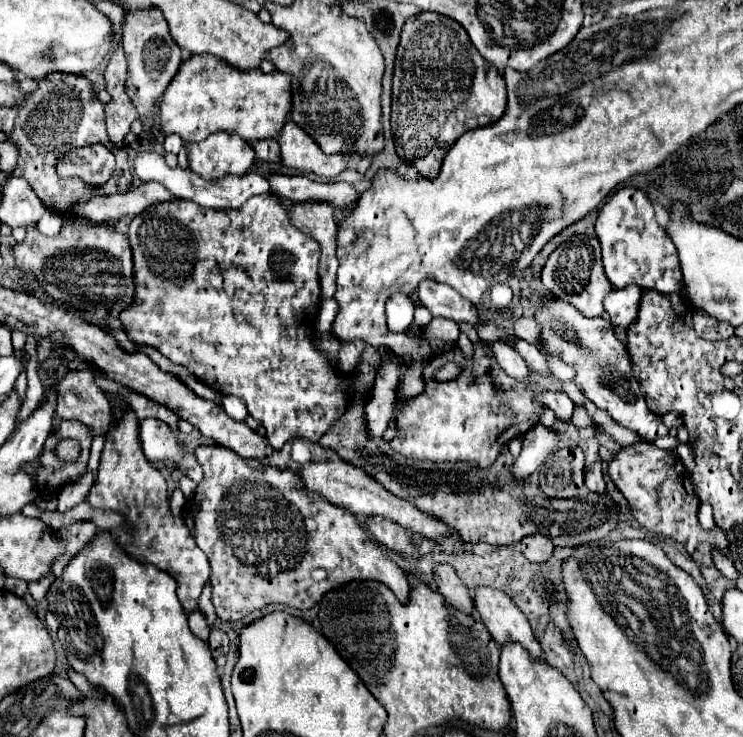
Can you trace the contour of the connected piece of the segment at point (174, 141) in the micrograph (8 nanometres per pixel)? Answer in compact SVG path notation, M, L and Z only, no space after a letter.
M167 134L167 136L165 136L165 140L163 140L163 146L165 146L165 152L177 154L177 152L183 148L183 140L181 140L181 136Z

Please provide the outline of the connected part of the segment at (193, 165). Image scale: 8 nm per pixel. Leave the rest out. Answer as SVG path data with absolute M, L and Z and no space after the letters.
M215 132L201 142L185 142L185 148L189 154L189 168L205 180L217 180L229 174L243 176L255 160L253 148L243 138L235 134L227 134L227 132Z

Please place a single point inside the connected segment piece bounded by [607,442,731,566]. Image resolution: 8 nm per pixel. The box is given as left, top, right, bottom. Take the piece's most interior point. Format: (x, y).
(657, 486)

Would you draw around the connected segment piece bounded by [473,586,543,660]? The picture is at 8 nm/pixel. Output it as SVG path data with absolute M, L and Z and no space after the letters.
M475 586L473 592L473 606L493 640L497 644L521 642L535 660L541 660L541 646L535 640L531 626L517 604L505 592L491 586Z

